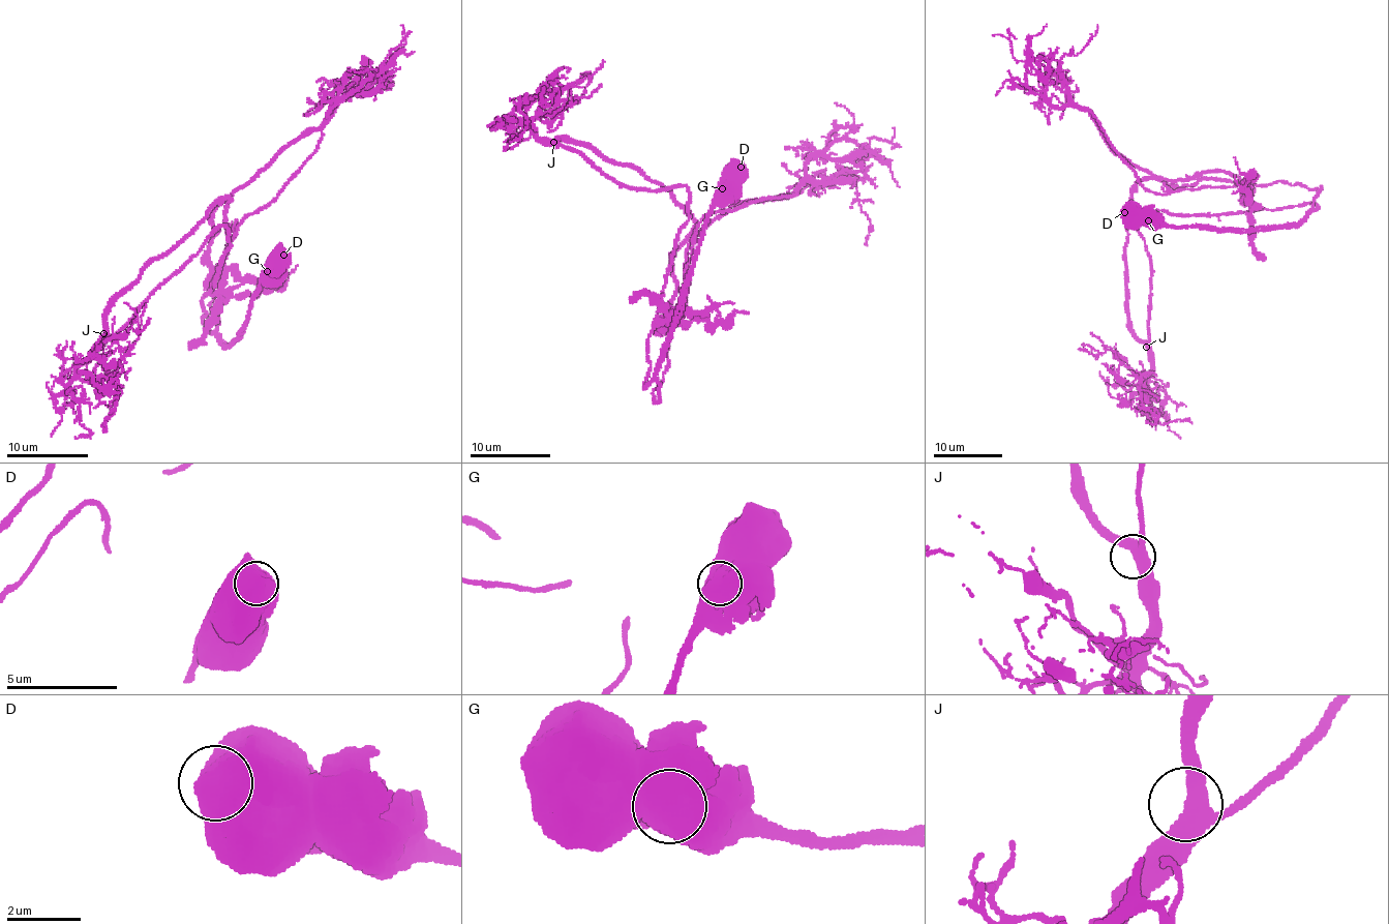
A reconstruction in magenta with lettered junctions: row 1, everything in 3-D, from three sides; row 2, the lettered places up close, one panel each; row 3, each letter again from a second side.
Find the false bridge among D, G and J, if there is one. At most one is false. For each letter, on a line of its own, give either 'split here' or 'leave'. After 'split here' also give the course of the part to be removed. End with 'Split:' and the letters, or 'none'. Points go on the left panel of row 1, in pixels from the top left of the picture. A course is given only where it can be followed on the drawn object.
D: leave
G: split here; course (268, 271), (244, 332), (233, 346), (220, 341), (209, 304), (233, 194), (359, 91), (399, 46), (401, 25)
J: leave
Split: G

